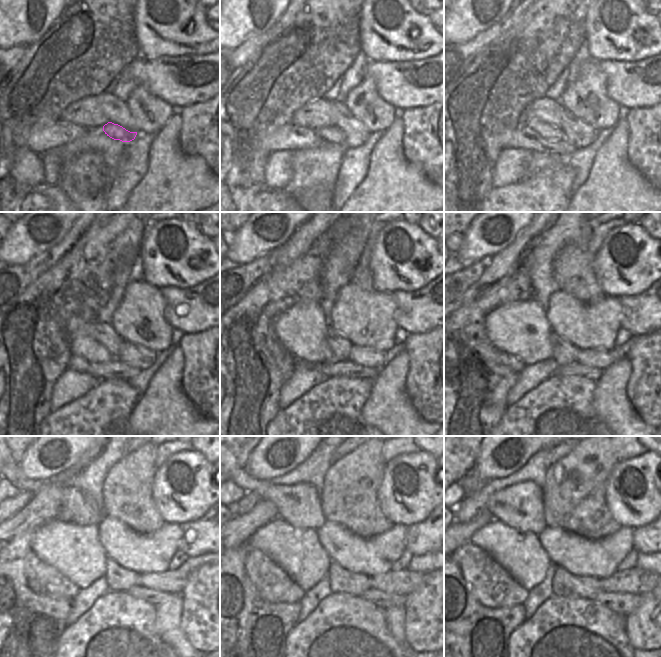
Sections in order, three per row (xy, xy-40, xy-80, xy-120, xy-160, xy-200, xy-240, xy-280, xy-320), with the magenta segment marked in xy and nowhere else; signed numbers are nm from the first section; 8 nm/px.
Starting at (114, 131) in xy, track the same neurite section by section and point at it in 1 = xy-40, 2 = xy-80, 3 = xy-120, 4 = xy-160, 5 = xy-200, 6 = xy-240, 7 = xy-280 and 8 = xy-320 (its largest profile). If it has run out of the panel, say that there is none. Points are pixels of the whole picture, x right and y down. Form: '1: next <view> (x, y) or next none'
1: next xy-40 (332, 134)
2: next xy-80 (546, 131)
3: next xy-120 (81, 343)
4: next xy-160 (301, 329)
5: next xy-200 (522, 329)
6: next xy-240 (75, 551)
7: next xy-280 (297, 552)
8: next xy-320 (520, 553)

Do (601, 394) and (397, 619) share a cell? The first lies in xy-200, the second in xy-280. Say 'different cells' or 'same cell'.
same cell

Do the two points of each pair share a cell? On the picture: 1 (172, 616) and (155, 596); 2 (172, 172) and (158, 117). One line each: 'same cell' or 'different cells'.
1: different cells
2: different cells

